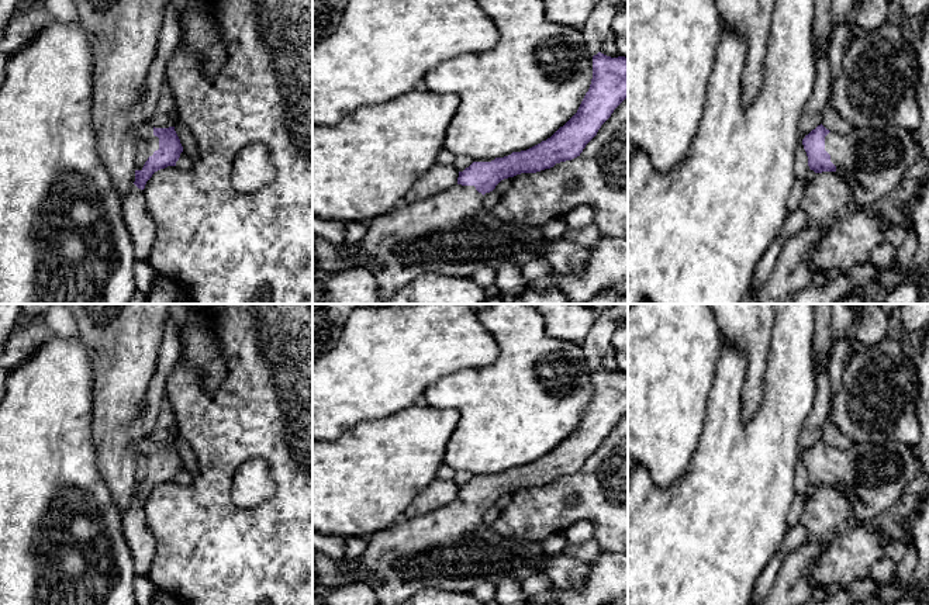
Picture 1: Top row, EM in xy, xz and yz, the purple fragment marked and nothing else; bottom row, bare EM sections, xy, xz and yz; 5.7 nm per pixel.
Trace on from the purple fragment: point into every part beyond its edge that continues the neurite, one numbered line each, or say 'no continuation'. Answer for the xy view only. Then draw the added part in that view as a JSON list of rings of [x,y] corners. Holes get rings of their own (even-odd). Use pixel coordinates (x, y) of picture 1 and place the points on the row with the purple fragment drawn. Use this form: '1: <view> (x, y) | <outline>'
1: xy (145, 141) | [[[139,118],[135,121],[132,136],[137,146],[135,169],[142,170],[148,158],[159,149],[159,138],[153,135],[153,127]]]

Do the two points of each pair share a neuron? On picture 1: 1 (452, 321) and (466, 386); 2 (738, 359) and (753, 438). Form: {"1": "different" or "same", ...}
{"1": "different", "2": "same"}

